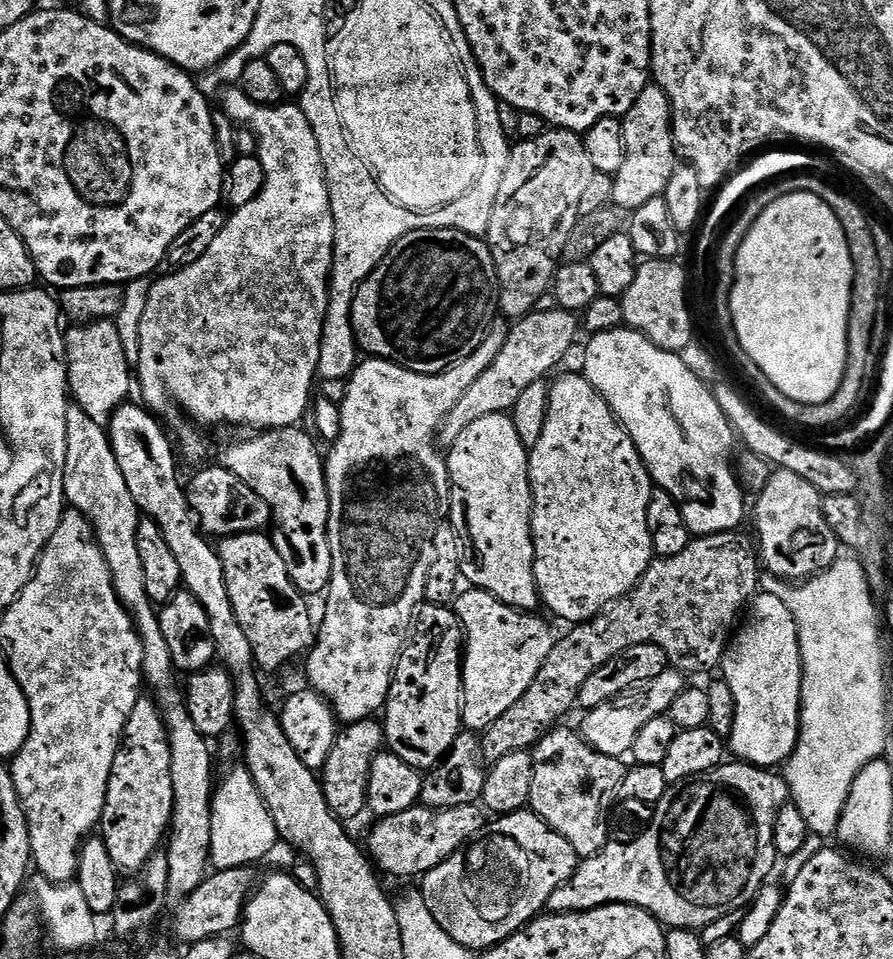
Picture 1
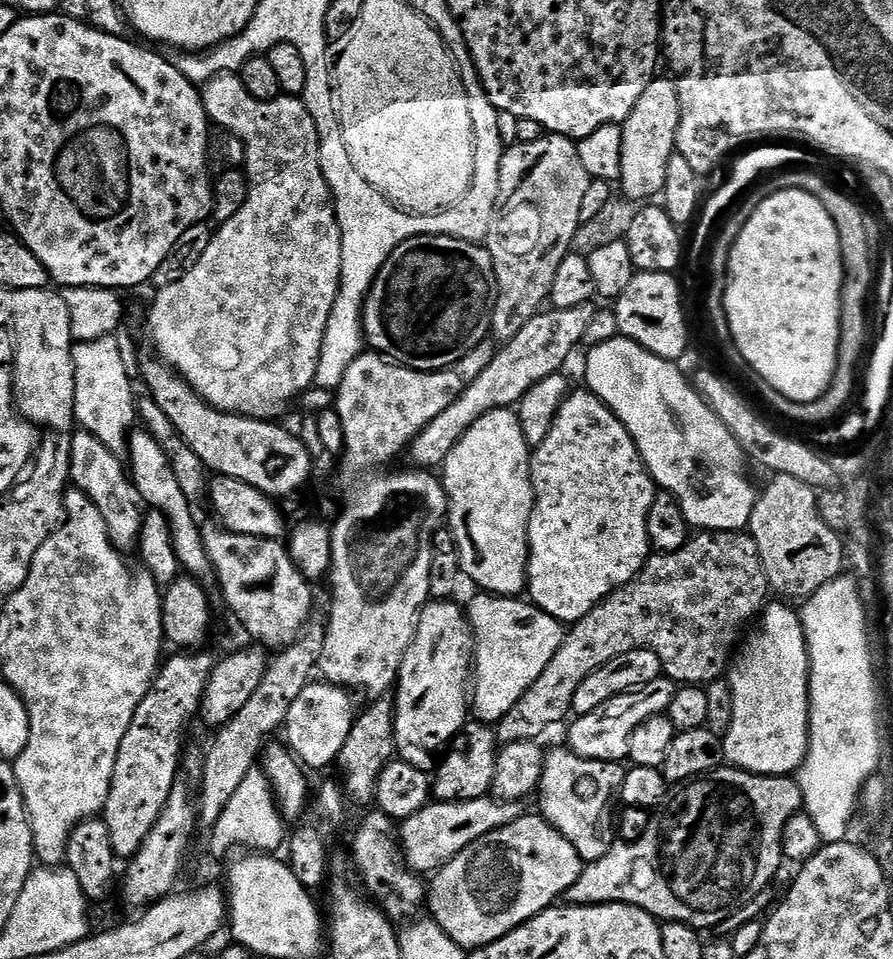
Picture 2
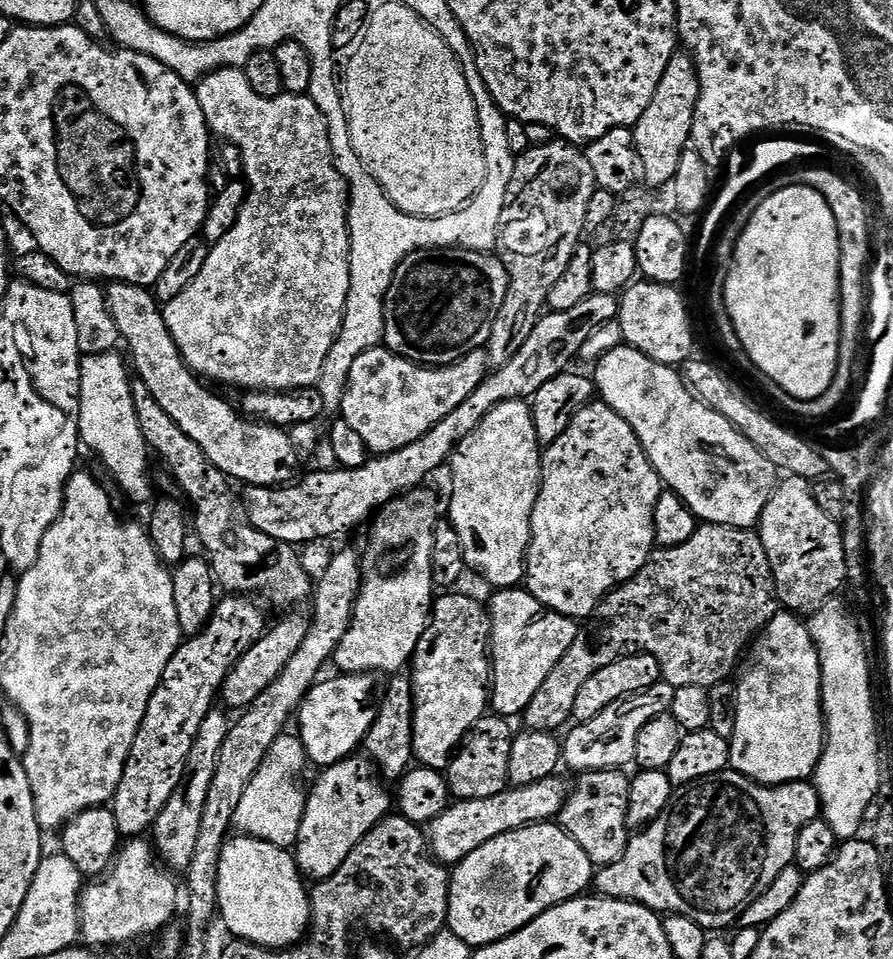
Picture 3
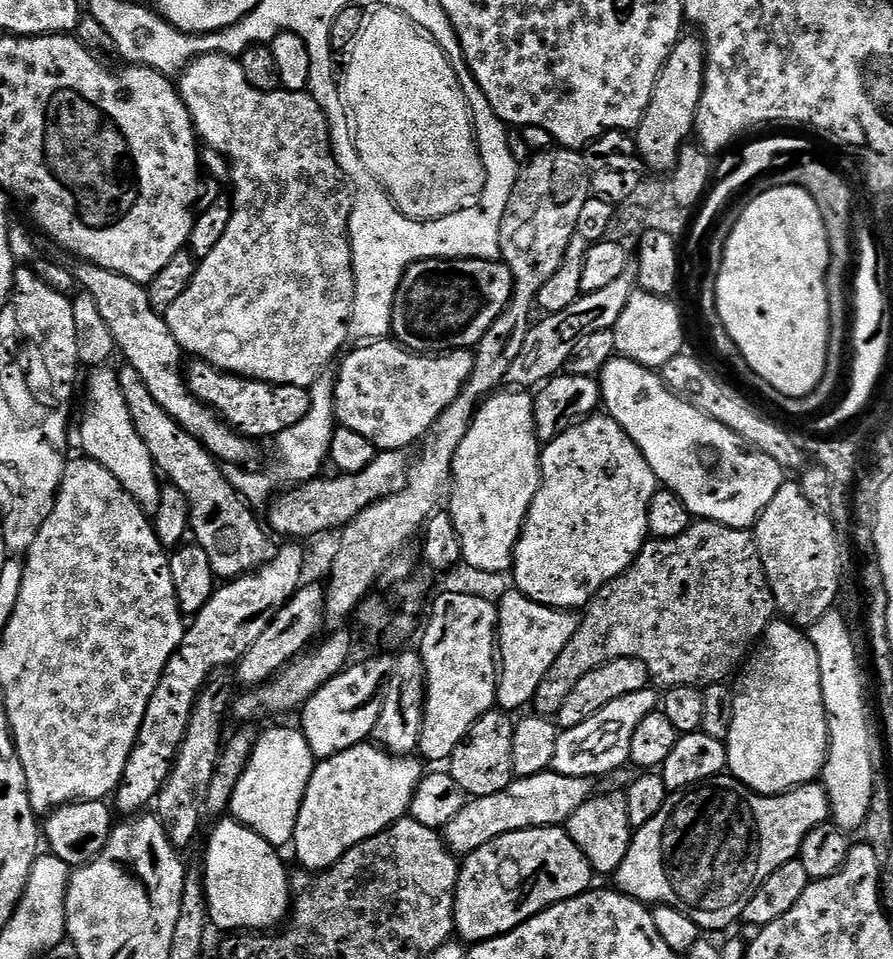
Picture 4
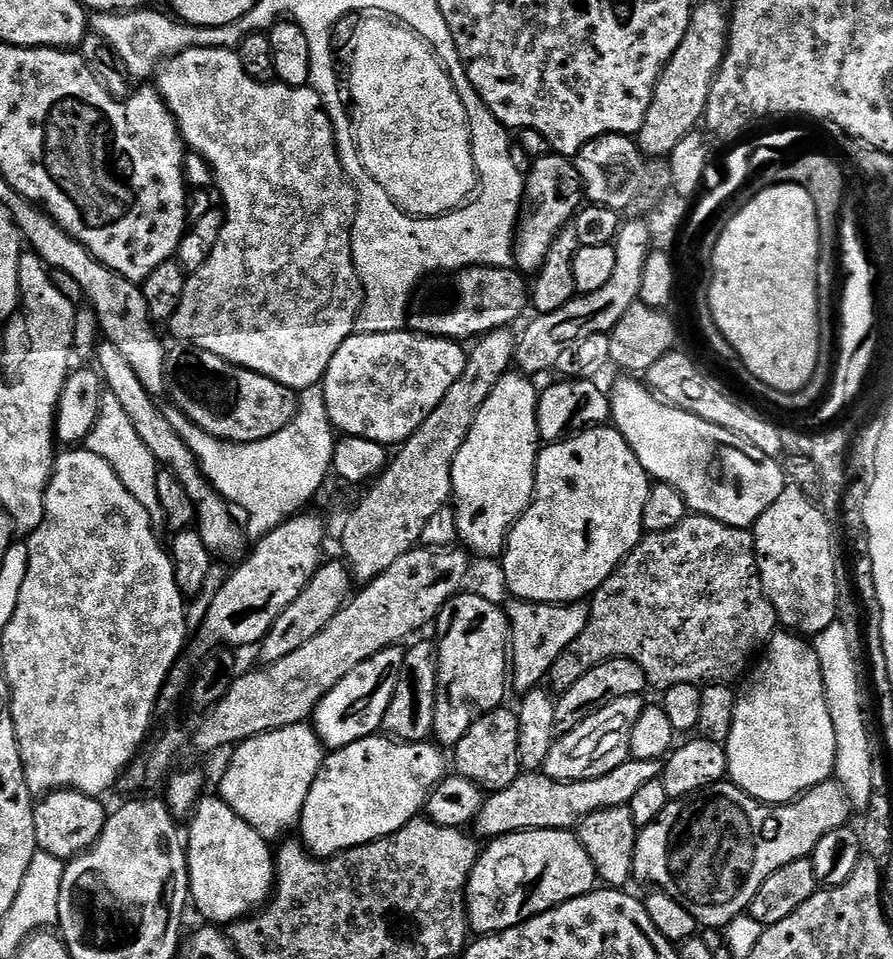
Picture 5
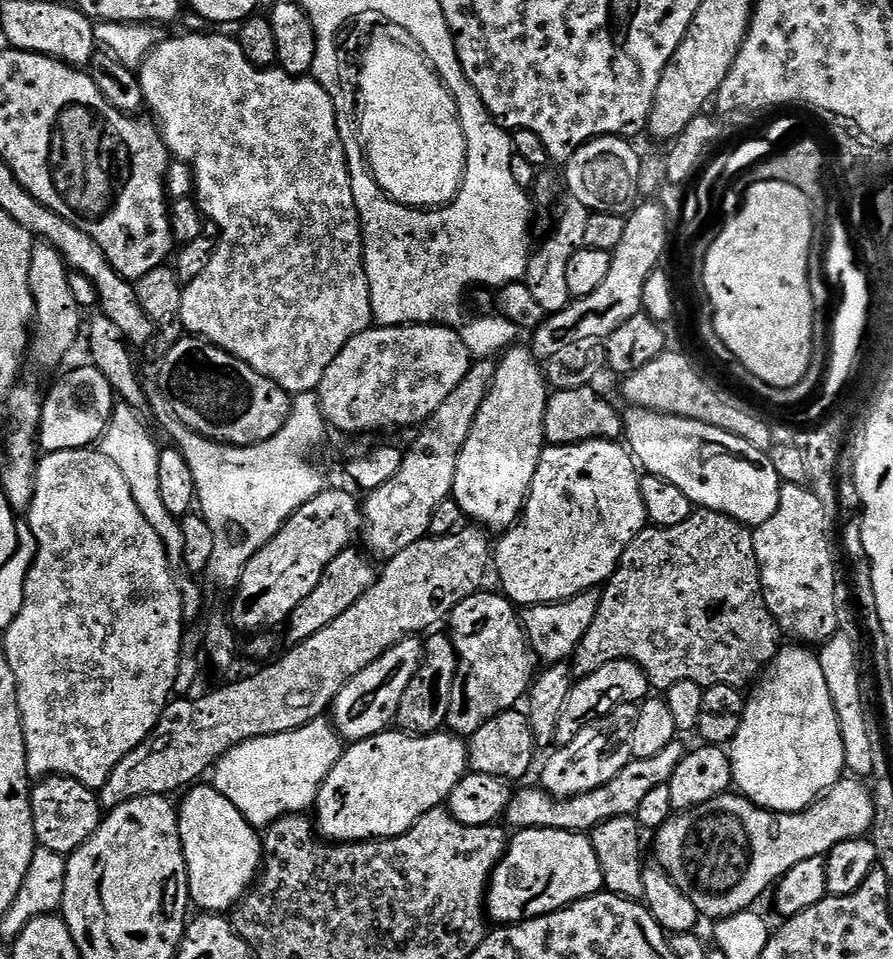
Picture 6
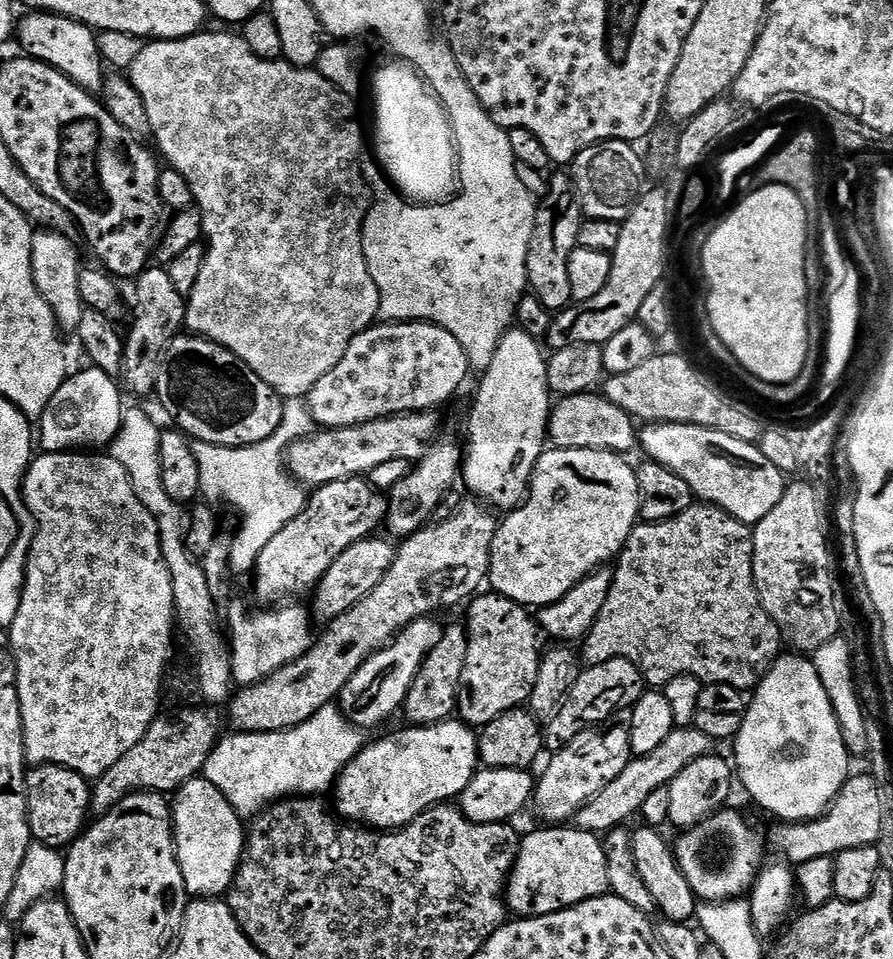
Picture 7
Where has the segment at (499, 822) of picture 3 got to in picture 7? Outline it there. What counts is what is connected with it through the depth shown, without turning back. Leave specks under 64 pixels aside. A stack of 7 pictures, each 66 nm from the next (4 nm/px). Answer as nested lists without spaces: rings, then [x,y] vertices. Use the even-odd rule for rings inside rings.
[[[694,726],[690,728],[673,728],[670,738],[654,750],[654,754],[649,756],[638,756],[629,760],[626,770],[610,782],[593,800],[585,804],[577,816],[574,817],[575,827],[582,829],[584,832],[595,832],[597,834],[607,834],[615,828],[627,825],[628,819],[632,815],[636,816],[641,811],[643,802],[649,797],[654,790],[659,787],[668,787],[690,762],[694,762],[703,756],[713,755],[714,741],[706,734],[702,734]]]

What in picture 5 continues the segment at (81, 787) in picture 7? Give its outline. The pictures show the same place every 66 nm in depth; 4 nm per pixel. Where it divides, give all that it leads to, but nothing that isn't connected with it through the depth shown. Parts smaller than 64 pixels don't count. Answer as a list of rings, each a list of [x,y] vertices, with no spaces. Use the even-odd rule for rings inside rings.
[[[62,788],[47,793],[32,810],[34,834],[37,836],[39,851],[65,862],[75,860],[83,852],[89,852],[98,842],[104,823],[109,818],[109,813],[104,812],[100,803],[97,797],[74,792],[71,788]]]

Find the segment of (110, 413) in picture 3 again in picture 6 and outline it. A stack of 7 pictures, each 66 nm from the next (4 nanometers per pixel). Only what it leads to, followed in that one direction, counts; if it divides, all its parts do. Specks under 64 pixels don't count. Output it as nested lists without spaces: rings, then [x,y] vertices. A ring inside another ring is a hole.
[[[120,402],[112,409],[112,417],[108,423],[108,428],[104,431],[104,436],[98,441],[98,451],[106,454],[110,458],[110,462],[114,462],[114,466],[118,466],[118,470],[122,470],[122,475],[126,477],[126,482],[130,482],[130,494],[134,494],[134,502],[138,502],[138,510],[142,510],[142,514],[146,514],[146,522],[150,522],[150,526],[154,526],[154,530],[158,534],[158,538],[162,538],[164,549],[168,555],[168,563],[173,566],[183,565],[184,562],[184,543],[182,542],[182,523],[174,514],[170,514],[170,510],[165,503],[162,502],[164,497],[159,488],[158,479],[158,458],[160,457],[161,445],[156,444],[155,438],[144,424],[144,420],[137,409],[130,405]]]

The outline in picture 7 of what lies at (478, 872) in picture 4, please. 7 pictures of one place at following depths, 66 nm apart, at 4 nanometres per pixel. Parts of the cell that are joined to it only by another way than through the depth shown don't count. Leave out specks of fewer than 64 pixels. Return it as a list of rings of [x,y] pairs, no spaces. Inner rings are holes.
[[[540,826],[537,832],[520,841],[520,853],[508,876],[506,908],[513,917],[527,918],[554,914],[563,908],[586,902],[590,898],[609,895],[610,873],[606,871],[606,850],[603,839],[595,832],[584,832],[575,826]]]

